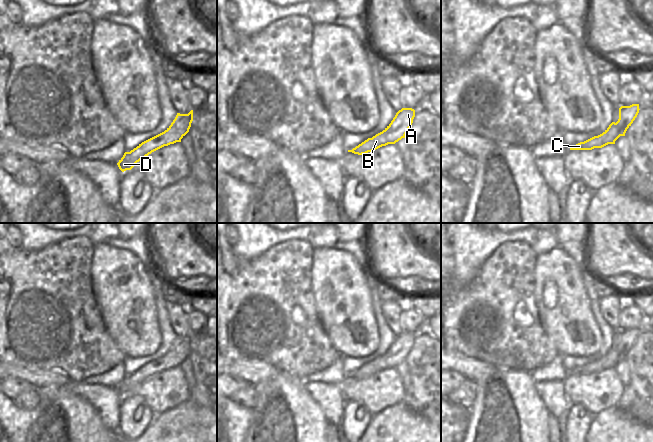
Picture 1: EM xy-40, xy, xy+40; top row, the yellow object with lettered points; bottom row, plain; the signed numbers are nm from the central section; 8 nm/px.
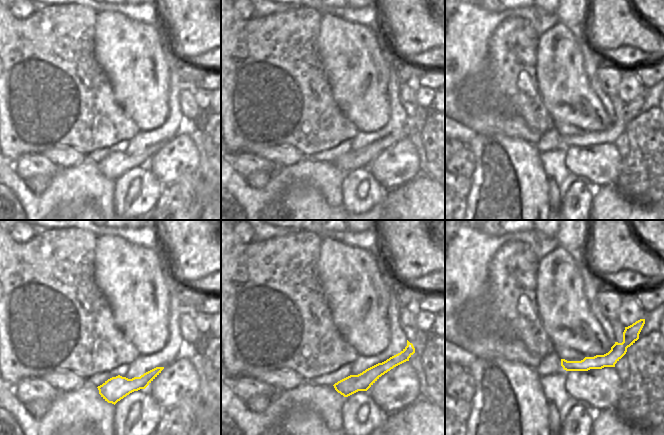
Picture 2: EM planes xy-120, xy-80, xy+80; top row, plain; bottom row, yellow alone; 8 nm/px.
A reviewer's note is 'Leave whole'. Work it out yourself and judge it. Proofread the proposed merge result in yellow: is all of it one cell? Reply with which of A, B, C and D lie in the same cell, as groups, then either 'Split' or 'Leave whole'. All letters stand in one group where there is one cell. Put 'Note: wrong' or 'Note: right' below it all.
Groups: A B C D. Leave whole.
Note: right

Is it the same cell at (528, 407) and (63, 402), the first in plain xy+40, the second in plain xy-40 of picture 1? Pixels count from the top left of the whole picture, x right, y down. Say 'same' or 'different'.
same

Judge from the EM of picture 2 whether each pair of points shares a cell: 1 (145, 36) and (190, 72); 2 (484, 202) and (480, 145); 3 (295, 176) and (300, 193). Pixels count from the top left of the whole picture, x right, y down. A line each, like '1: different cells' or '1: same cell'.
1: different cells
2: same cell
3: different cells

